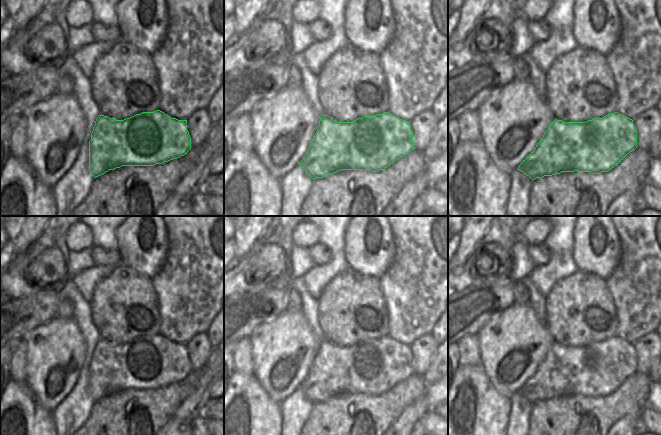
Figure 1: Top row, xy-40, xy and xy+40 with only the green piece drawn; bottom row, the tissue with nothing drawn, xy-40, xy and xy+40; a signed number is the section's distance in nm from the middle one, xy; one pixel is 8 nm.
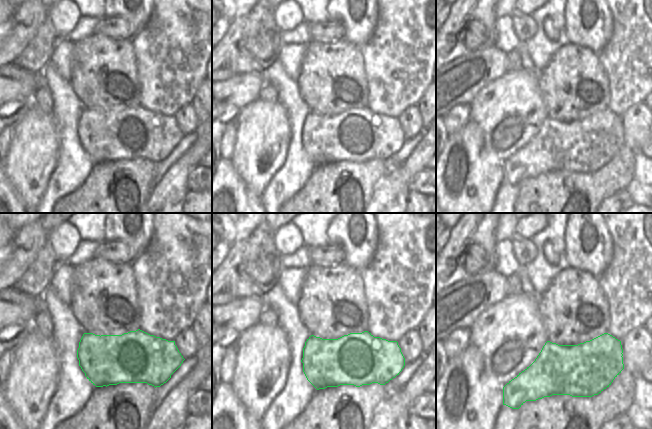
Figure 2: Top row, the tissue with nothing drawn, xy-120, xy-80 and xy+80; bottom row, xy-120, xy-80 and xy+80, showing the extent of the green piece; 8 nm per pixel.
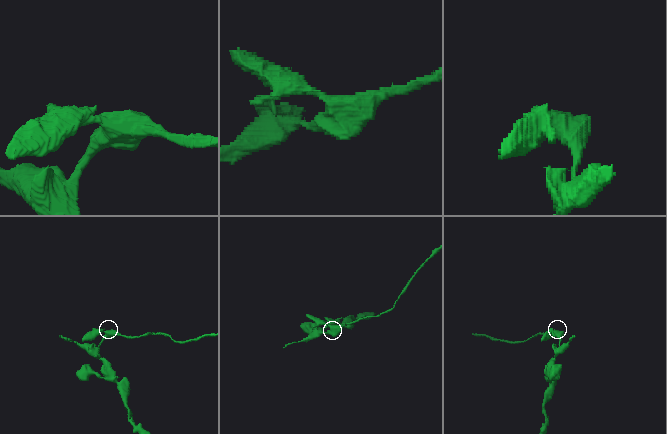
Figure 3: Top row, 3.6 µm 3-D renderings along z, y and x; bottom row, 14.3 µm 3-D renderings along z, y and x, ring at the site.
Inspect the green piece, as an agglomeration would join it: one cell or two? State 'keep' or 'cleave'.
cleave

